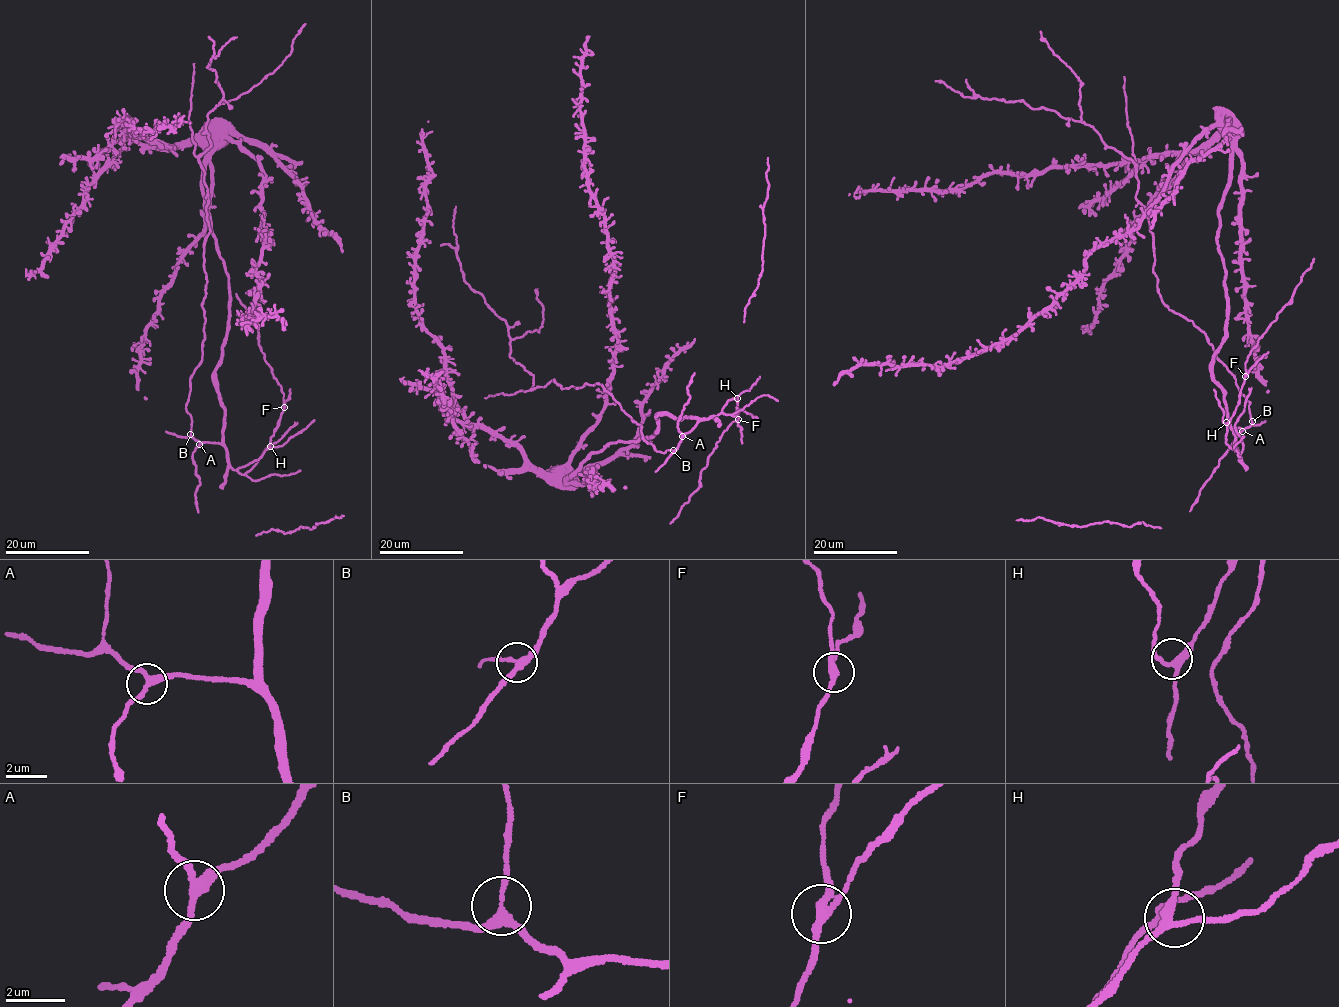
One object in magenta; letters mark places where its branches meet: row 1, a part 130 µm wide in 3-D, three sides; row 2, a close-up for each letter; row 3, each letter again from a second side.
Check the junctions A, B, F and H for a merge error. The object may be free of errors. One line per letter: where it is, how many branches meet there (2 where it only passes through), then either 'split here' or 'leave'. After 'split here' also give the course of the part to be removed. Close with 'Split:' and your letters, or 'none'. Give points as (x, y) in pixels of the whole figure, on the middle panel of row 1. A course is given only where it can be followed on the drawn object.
A: at (682, 436); 3 branches meet; leave
B: at (673, 450); 3 branches meet; leave
F: at (738, 419); 3 branches meet; split here; foreign part runs (738, 419), (731, 422), (716, 443), (701, 470), (699, 487), (670, 523)
H: at (737, 398); 3 branches meet; leave
Split: F

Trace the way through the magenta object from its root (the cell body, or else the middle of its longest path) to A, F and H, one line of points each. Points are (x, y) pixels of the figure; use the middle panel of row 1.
A: (650, 436), (659, 429), (656, 415), (663, 412), (674, 418), (691, 416), (696, 418), (697, 424), (682, 436)
F: (650, 436), (659, 429), (656, 415), (663, 412), (707, 418), (732, 398), (738, 419)
H: (650, 436), (659, 429), (656, 415), (663, 412), (674, 418), (707, 418), (716, 416), (729, 399), (737, 398)

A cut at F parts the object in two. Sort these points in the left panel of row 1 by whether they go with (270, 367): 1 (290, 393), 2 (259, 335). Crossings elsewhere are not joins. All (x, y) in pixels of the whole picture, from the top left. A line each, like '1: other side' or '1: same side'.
1: other side
2: same side

